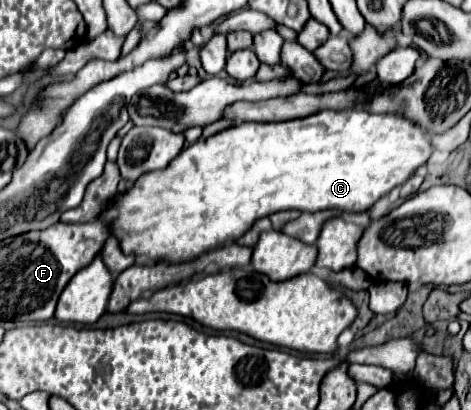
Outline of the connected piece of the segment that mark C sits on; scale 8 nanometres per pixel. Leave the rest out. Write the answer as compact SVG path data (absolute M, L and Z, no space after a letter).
M346 108L346 110L320 110L312 116L306 118L296 118L296 120L286 120L286 122L242 122L240 126L230 126L210 138L206 138L204 142L198 140L194 144L190 144L188 148L184 148L180 152L180 156L176 156L176 160L172 160L172 164L168 164L168 168L164 170L156 170L156 172L148 172L144 174L124 196L120 196L112 208L114 210L114 220L112 220L112 234L116 238L120 238L120 246L122 252L126 254L136 254L136 256L146 256L150 262L158 262L158 260L172 260L172 262L184 262L190 258L200 256L202 252L208 252L220 244L226 242L234 242L236 238L240 238L258 218L270 216L274 212L280 210L300 210L300 212L322 212L322 210L342 210L342 212L366 212L370 210L380 198L384 198L386 194L390 194L392 188L402 186L414 172L416 168L420 168L422 164L426 164L430 160L434 152L432 146L432 134L428 134L426 128L420 128L418 124L414 124L412 120L408 120L402 114L372 114L366 110L358 110L358 108Z

